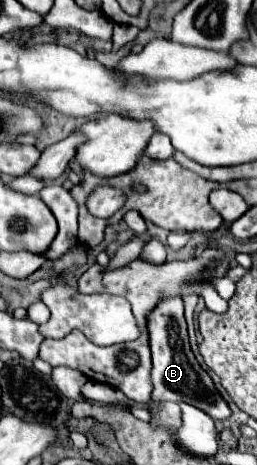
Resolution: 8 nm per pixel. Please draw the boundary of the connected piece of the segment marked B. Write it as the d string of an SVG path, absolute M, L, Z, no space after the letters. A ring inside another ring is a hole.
M168 297L162 303L158 303L150 315L148 315L148 335L150 335L150 351L152 351L152 401L184 401L190 403L204 413L208 413L212 419L226 419L230 417L230 409L226 401L218 395L212 379L208 373L198 365L194 353L190 351L188 343L188 331L184 321L184 301L180 297Z

